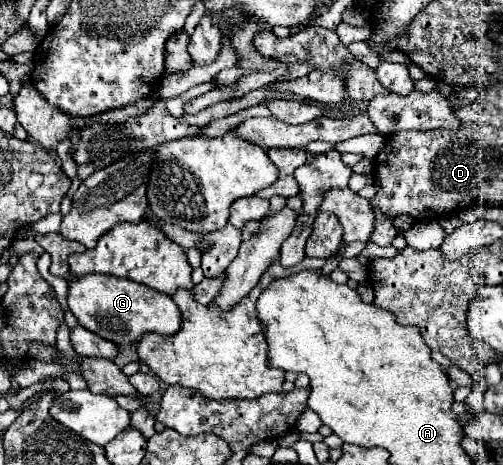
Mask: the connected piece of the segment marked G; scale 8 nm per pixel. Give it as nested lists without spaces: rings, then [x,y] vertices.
[[[83,276],[81,280],[71,280],[69,282],[69,308],[75,314],[75,318],[79,320],[81,326],[85,326],[87,330],[99,334],[101,338],[127,348],[135,342],[141,340],[143,334],[147,332],[155,332],[159,336],[173,336],[177,334],[177,330],[181,328],[181,312],[177,308],[177,304],[173,302],[171,296],[165,296],[161,292],[153,292],[151,288],[145,288],[133,280],[121,280],[121,278],[113,278],[113,276]]]

